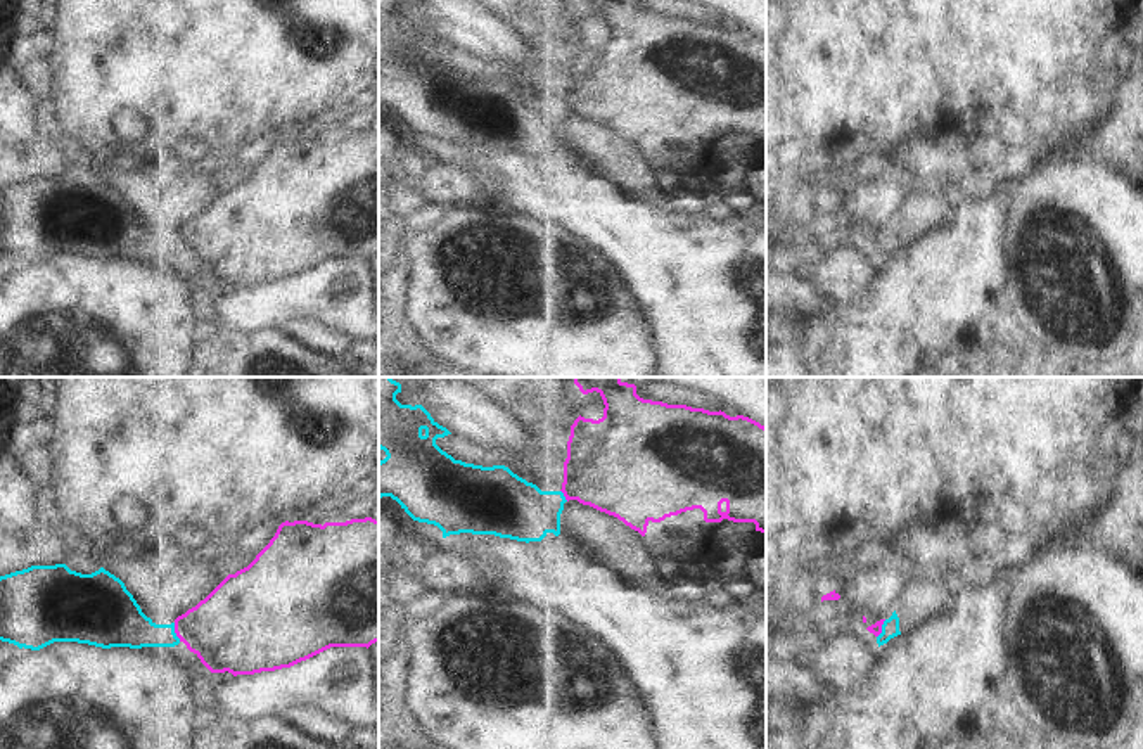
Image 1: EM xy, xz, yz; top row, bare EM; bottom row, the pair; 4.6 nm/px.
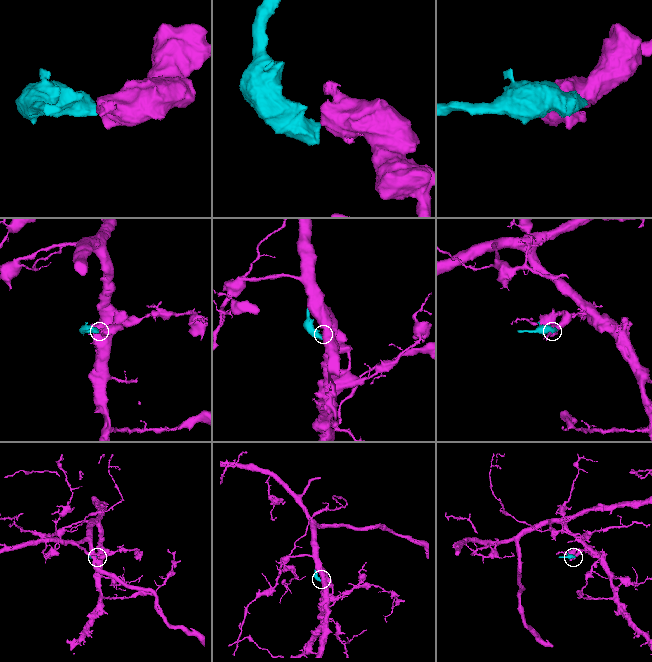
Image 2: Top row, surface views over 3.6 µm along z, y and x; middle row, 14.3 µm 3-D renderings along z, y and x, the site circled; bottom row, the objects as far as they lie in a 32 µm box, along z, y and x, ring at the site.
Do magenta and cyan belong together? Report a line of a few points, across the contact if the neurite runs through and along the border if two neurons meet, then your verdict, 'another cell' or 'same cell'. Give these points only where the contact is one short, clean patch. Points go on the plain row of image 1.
line xy (173, 236), (173, 244), (180, 253); another cell

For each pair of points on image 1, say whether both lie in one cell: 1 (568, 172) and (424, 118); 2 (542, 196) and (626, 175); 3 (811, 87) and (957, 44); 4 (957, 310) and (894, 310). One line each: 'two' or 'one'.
1: two
2: two
3: one
4: one

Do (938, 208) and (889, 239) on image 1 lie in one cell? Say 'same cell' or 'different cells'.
same cell

